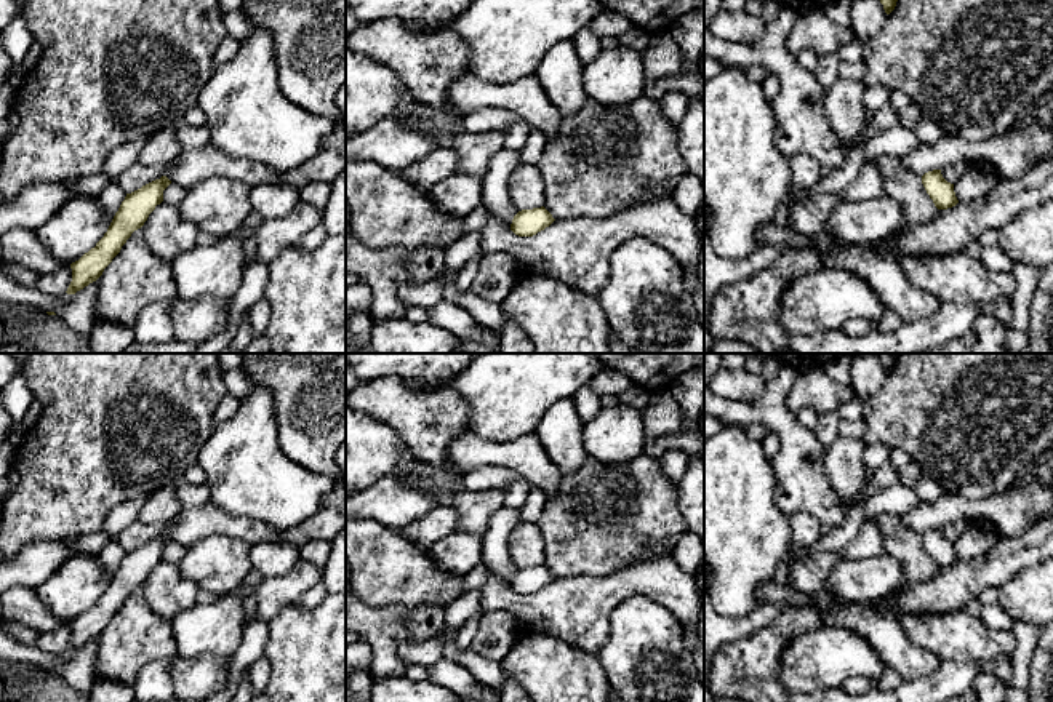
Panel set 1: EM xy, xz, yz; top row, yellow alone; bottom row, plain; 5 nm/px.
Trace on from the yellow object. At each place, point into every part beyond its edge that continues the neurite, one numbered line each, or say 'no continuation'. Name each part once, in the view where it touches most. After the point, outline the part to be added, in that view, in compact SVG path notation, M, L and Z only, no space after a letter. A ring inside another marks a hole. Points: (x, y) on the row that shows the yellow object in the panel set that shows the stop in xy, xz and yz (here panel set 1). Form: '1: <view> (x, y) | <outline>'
no continuation

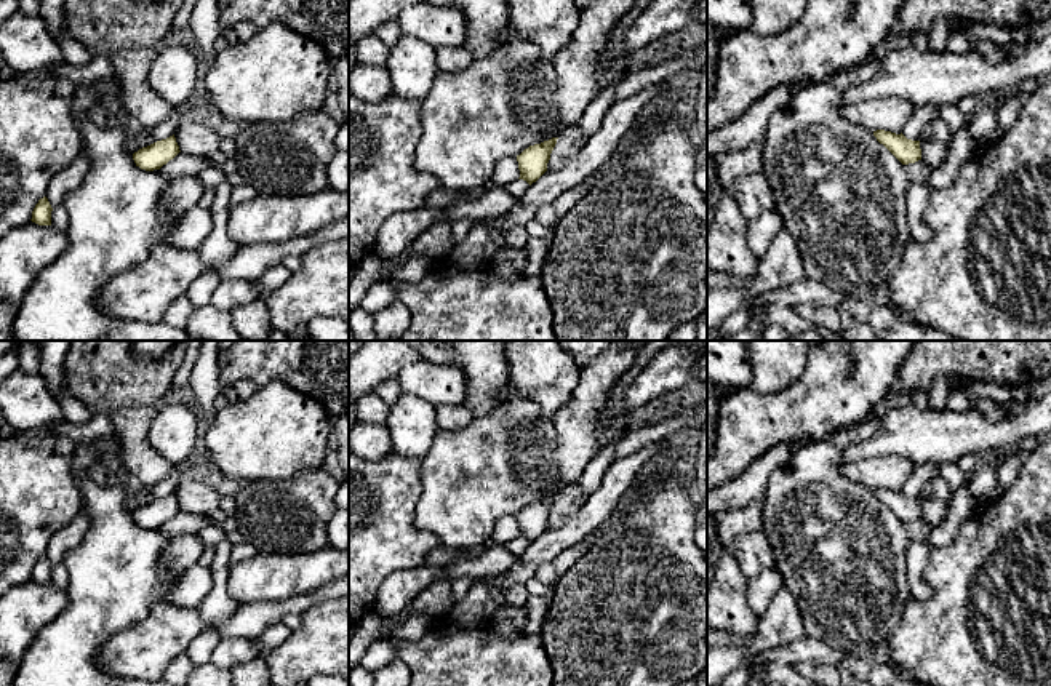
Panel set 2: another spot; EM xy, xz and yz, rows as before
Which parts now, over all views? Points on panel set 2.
no continuation

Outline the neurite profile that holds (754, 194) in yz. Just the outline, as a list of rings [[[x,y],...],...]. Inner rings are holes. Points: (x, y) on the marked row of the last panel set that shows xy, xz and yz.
[[[763,171],[739,177],[731,193],[749,222],[774,208],[774,192]]]

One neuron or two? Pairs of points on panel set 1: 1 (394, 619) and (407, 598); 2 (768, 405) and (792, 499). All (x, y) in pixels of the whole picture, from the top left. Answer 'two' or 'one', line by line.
1: two
2: one

